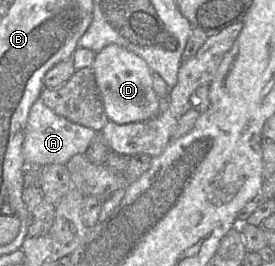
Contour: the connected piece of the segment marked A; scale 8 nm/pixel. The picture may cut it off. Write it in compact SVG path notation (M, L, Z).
M38 98L29 111L22 144L22 154L28 167L42 167L47 164L66 165L72 156L85 154L89 144L97 134L98 132L92 128L74 123L57 115Z

